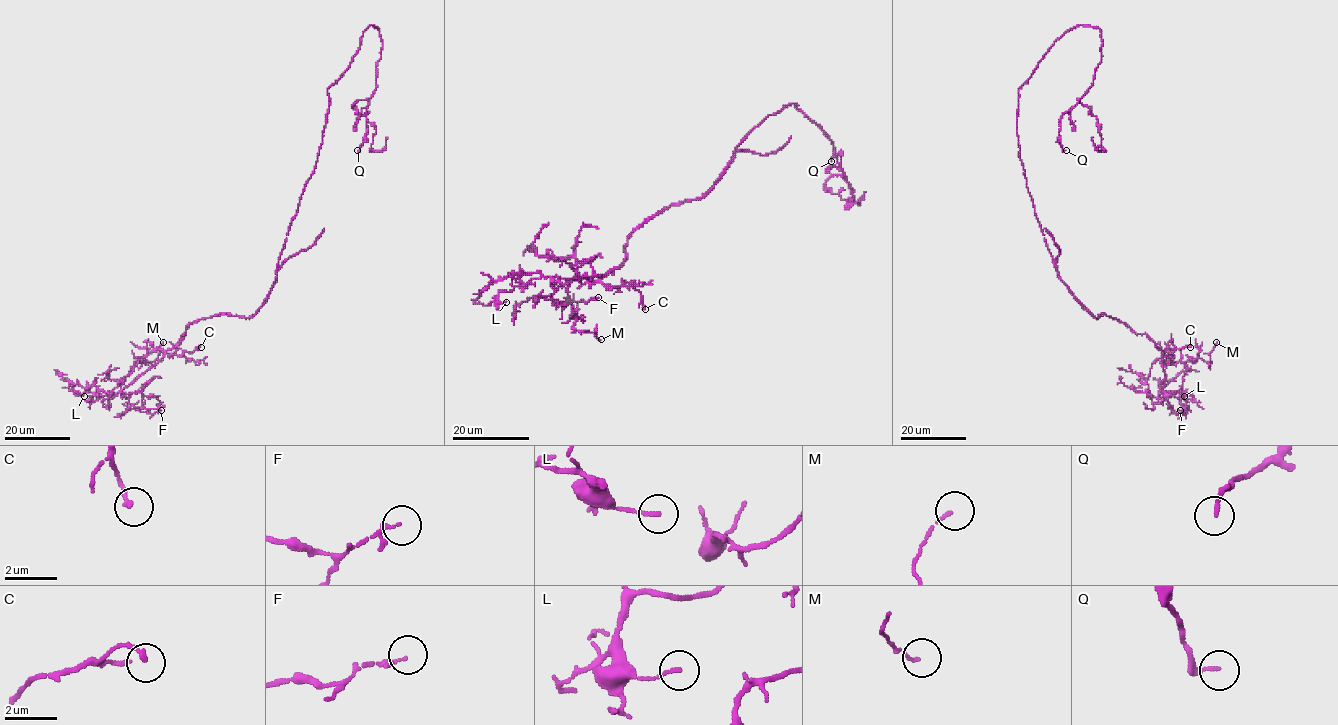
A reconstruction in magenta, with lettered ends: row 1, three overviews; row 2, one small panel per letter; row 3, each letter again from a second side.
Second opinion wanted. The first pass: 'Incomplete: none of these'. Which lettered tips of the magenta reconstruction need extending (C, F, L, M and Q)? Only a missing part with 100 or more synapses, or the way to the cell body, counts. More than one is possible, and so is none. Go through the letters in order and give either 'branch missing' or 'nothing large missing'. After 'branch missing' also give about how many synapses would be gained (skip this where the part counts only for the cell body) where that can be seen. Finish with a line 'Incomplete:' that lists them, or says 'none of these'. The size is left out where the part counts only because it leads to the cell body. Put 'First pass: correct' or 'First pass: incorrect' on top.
First pass: correct
C: nothing large missing
F: nothing large missing
L: nothing large missing
M: nothing large missing
Q: nothing large missing
Incomplete: none of these

